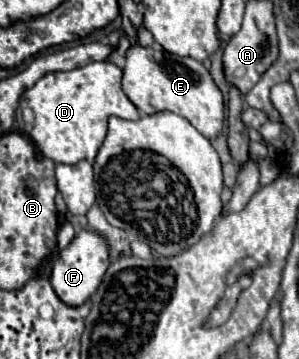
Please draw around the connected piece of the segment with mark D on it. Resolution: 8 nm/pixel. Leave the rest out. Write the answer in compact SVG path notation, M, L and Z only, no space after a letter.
M93 62L81 68L73 68L69 72L51 72L35 82L29 90L25 90L17 109L18 131L33 140L39 152L45 158L51 158L55 164L77 164L79 160L93 162L99 146L105 140L107 118L119 116L127 120L137 120L139 110L121 90L121 68L111 62Z

